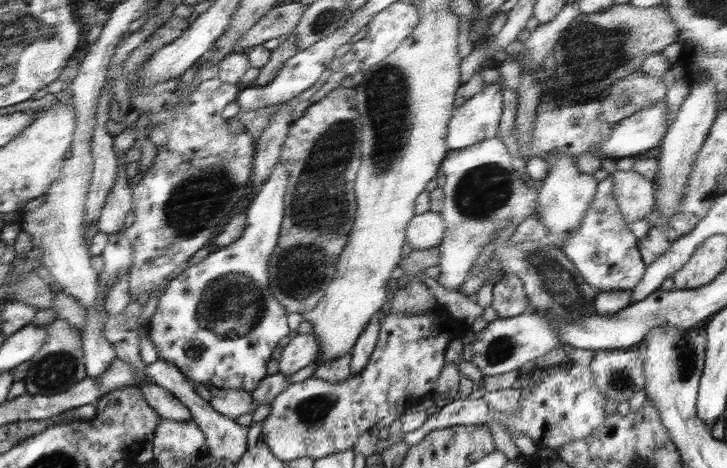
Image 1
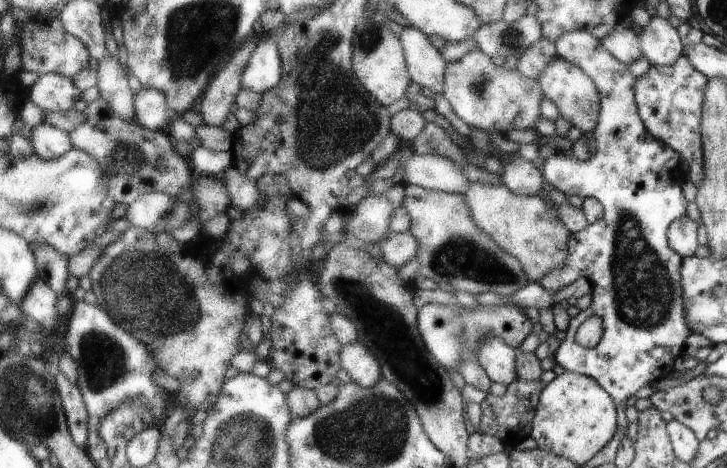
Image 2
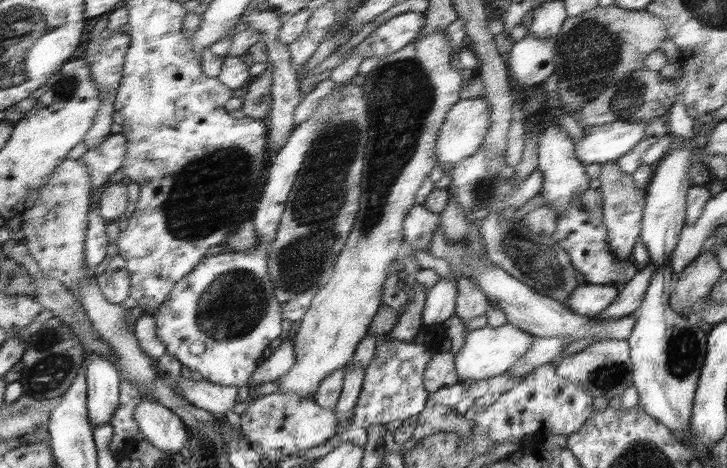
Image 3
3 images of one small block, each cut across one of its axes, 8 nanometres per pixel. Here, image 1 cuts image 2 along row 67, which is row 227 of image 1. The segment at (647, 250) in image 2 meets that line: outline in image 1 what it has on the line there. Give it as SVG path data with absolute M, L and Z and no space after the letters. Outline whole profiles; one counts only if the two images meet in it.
M609 176L599 182L598 194L587 212L587 218L584 218L583 226L568 235L562 250L580 272L582 279L597 292L631 291L641 283L647 265L639 252L636 236L624 220L624 214L616 199L615 181Z

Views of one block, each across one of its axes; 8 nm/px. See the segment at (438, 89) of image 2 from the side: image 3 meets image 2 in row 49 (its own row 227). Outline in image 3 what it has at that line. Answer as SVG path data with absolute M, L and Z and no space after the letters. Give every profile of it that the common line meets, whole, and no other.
M414 203L404 219L404 236L412 247L420 250L429 248L435 230L440 224L440 216L430 212L423 204Z

